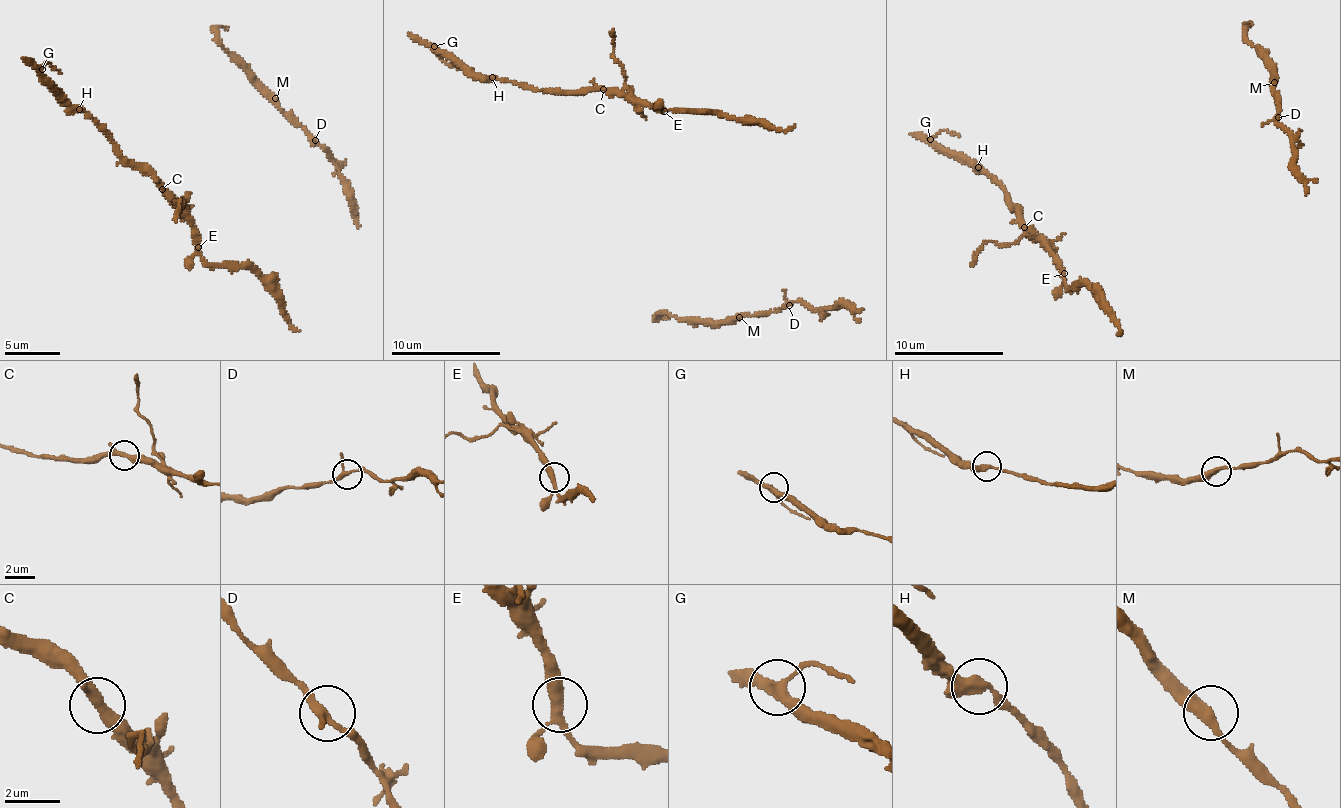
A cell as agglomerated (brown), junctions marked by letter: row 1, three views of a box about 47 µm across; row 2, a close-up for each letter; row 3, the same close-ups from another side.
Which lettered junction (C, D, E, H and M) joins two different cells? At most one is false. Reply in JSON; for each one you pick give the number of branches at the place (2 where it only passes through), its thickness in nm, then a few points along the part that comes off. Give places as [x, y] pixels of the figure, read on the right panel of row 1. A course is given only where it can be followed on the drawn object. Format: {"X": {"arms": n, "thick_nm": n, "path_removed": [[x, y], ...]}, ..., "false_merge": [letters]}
{"false_merge": []}

